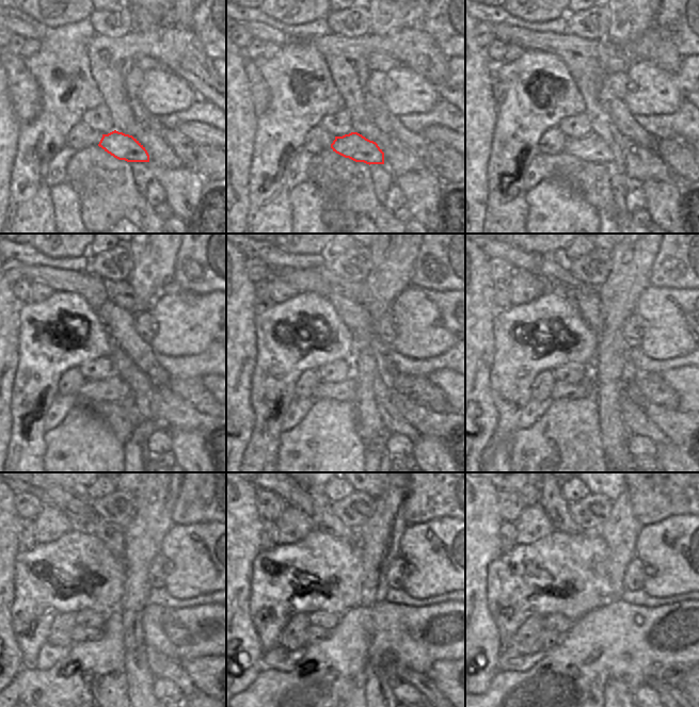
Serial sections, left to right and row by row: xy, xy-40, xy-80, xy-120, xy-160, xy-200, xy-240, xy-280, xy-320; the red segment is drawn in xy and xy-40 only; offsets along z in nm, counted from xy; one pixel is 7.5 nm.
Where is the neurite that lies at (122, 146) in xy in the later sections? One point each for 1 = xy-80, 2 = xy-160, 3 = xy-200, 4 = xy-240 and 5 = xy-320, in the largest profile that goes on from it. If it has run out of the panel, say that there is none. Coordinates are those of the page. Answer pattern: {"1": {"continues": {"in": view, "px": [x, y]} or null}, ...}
{"1": {"continues": {"in": "xy-80", "px": [590, 148]}}, "2": {"continues": {"in": "xy-160", "px": [346, 390]}}, "3": {"continues": {"in": "xy-200", "px": [560, 390]}}, "4": {"continues": {"in": "xy-240", "px": [80, 633]}}, "5": {"continues": {"in": "xy-320", "px": [549, 638]}}}

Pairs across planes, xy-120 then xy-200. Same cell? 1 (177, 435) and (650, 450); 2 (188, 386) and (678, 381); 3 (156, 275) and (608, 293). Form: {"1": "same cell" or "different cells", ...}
{"1": "different cells", "2": "different cells", "3": "same cell"}

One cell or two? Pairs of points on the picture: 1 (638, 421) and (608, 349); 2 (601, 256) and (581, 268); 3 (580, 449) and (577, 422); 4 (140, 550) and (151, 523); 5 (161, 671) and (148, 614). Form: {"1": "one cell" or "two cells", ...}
{"1": "two cells", "2": "one cell", "3": "one cell", "4": "one cell", "5": "two cells"}

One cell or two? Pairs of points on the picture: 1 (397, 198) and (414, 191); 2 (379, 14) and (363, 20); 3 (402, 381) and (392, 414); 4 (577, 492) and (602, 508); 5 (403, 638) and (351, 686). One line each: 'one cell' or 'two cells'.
1: two cells
2: two cells
3: two cells
4: two cells
5: one cell

